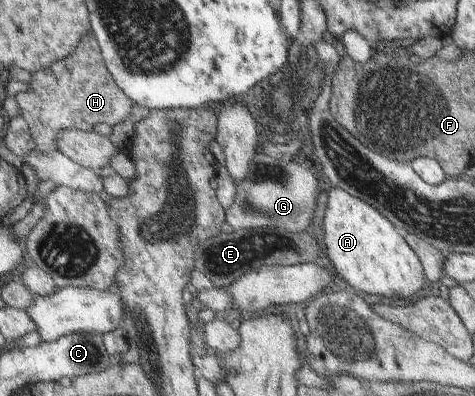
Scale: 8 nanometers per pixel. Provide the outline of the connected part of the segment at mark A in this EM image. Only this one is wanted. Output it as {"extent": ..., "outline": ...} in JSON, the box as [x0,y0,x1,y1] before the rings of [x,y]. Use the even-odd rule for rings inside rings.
{"extent":[323,188,425,300],"outline":[[[334,188],[328,193],[328,202],[323,217],[323,237],[327,257],[326,266],[331,269],[333,275],[341,277],[349,285],[349,289],[356,293],[361,291],[365,295],[384,297],[385,300],[407,299],[424,287],[425,279],[421,273],[421,261],[411,246],[397,233],[395,225],[373,206],[355,195],[348,194],[345,190]]]}

